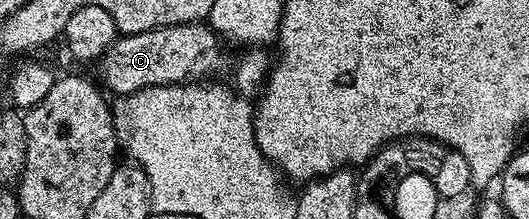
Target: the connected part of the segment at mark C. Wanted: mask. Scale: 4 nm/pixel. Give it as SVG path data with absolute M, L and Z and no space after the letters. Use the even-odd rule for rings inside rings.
M202 21L157 27L135 35L122 35L97 59L97 82L111 96L114 94L114 97L121 97L145 87L173 87L191 81L202 81L207 78L205 75L214 75L221 69L222 46L224 43L218 32Z

